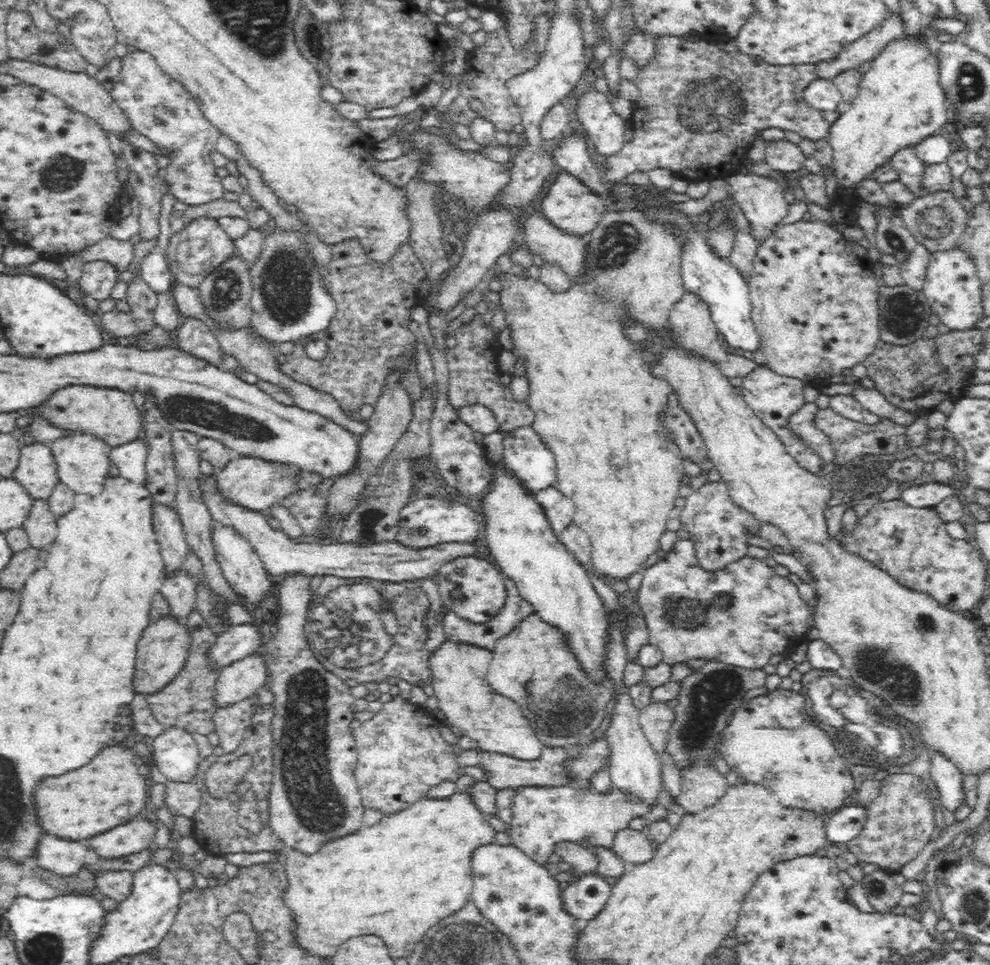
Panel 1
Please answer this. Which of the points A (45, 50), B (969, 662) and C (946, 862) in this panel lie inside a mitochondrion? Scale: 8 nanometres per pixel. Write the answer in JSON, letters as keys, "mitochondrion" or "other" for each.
{"A":"mitochondrion","B":"other","C":"other"}

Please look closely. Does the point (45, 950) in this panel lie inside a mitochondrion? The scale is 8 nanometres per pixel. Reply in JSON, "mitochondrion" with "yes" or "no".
{"mitochondrion":"yes"}

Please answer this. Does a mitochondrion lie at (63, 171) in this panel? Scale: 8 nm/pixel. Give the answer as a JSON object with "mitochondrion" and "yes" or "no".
{"mitochondrion":"yes"}

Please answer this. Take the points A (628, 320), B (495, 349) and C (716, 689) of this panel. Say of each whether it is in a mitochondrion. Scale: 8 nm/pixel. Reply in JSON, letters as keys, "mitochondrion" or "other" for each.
{"A":"other","B":"other","C":"mitochondrion"}

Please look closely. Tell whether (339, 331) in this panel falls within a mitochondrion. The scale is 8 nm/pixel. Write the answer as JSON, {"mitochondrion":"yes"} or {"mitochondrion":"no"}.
{"mitochondrion":"no"}

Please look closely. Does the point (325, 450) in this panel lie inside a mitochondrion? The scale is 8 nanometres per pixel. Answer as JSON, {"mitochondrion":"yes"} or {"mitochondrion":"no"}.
{"mitochondrion":"no"}

